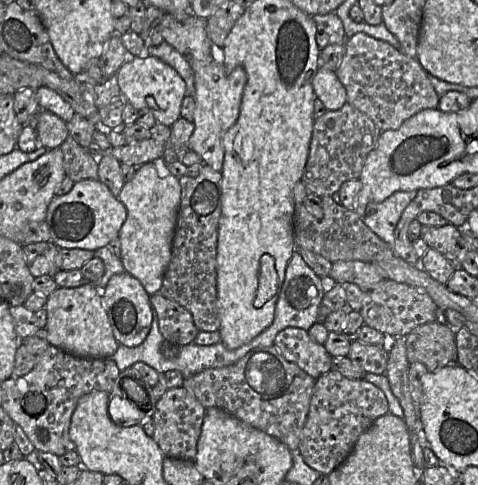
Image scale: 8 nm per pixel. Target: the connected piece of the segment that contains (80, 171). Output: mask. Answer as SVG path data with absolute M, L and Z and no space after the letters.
M69 136L59 147L63 153L66 176L74 182L91 179L99 180L98 159Z

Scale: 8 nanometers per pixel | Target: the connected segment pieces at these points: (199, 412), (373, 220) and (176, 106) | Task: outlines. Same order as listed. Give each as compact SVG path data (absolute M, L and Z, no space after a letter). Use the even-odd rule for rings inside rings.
M184 386L168 389L158 400L151 417L154 425L153 440L165 457L194 461L206 408Z
M418 190L395 192L382 202L367 205L364 224L391 248L394 243L394 231L408 204L416 197Z
M136 56L133 60L124 62L116 76L121 92L136 110L149 110L157 123L166 126L172 126L180 118L181 104L186 96L186 84L177 71L169 65L153 56L146 58ZM148 97L155 100L156 108L148 105Z

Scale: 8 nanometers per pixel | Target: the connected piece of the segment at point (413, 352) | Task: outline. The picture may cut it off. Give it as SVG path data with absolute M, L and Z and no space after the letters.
M433 321L413 329L405 337L410 363L422 363L428 372L436 372L456 362L455 333L444 321Z

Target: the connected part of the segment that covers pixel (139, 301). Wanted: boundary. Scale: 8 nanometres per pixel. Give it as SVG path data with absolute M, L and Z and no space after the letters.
M126 272L115 274L102 290L101 299L118 343L127 347L142 344L149 334L155 315L150 303L150 295L141 282Z

